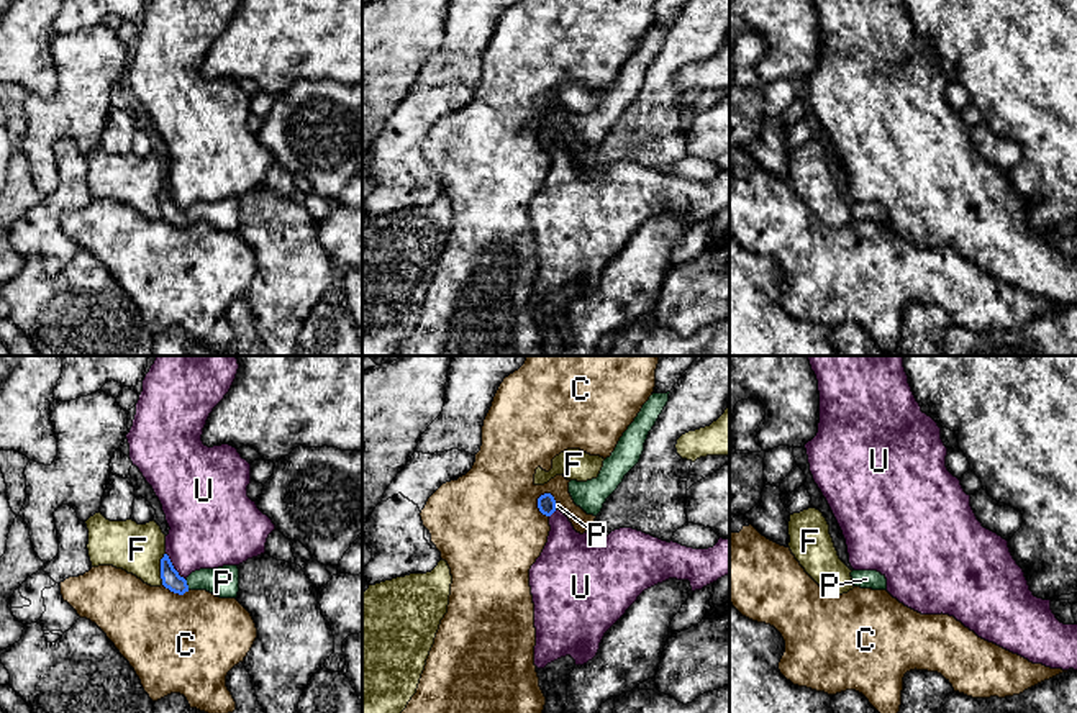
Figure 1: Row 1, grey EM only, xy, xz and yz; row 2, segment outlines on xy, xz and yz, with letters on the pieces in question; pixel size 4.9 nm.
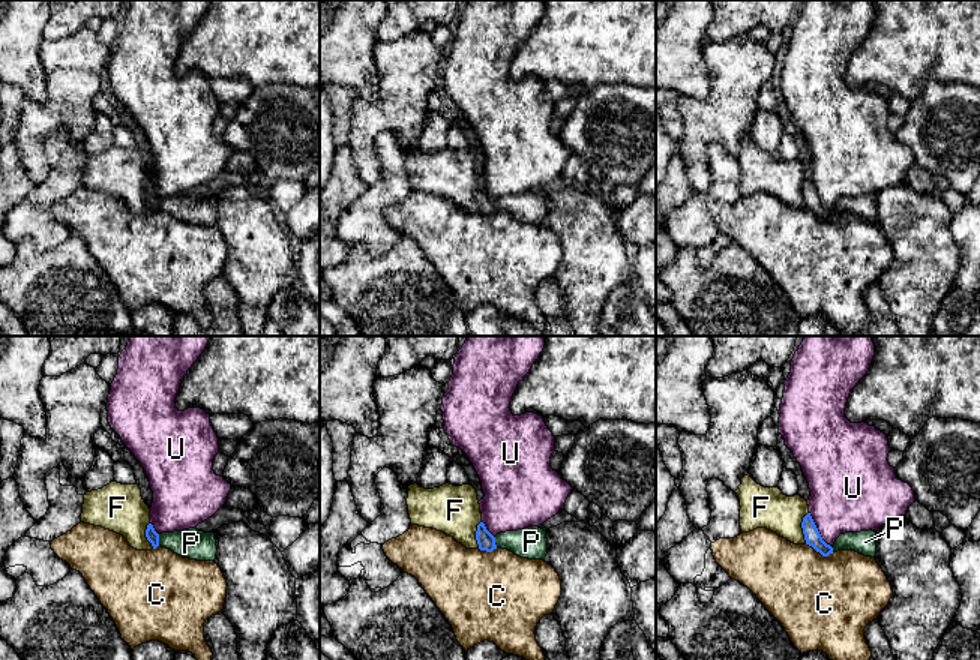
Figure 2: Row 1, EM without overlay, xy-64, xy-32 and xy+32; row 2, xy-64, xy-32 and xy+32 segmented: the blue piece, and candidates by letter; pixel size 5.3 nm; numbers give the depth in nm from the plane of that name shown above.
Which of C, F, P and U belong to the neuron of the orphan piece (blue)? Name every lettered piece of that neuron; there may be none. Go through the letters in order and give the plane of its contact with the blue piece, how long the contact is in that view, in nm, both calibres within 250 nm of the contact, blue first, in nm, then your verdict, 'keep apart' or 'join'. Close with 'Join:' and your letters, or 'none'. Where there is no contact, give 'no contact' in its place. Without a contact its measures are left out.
C: contact in xz; length 130 nm; calibres 90 and 500 nm; keep apart
F: contact in xy; length 160 nm; calibres 90 and 240 nm; keep apart
P: contact in xy; length 60 nm; calibres 90 and 150 nm; join
U: contact in xy; length 160 nm; calibres 90 and 380 nm; keep apart
Join: P

